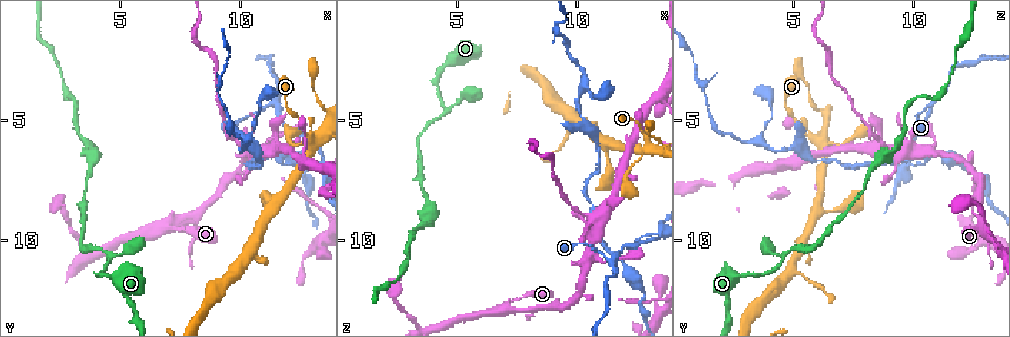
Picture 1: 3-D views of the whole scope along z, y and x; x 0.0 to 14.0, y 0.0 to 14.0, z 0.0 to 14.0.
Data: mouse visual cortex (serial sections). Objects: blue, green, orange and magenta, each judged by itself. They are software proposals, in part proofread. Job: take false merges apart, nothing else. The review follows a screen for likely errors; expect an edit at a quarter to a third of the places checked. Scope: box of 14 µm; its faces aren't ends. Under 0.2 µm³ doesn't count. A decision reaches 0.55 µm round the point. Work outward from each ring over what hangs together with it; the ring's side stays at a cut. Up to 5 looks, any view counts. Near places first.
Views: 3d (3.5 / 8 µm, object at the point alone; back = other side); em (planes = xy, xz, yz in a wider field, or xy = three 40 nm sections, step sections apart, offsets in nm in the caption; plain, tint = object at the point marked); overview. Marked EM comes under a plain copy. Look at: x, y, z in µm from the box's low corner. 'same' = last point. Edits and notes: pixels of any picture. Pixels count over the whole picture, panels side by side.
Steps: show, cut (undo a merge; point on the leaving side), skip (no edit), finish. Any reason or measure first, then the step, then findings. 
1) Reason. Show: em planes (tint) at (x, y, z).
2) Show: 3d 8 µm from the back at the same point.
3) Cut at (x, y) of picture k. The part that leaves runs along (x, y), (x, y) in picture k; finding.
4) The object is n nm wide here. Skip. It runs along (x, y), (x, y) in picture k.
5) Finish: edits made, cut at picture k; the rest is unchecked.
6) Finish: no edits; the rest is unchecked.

Thick turns thin. Show: 3d 3.5 µm at (6.9, 9.4, 12.6).

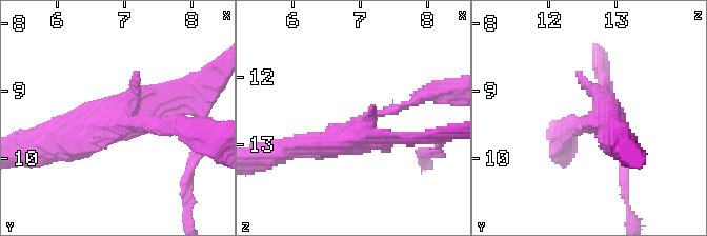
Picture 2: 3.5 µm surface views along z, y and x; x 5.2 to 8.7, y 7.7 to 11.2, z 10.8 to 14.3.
Now the EM. Show: em xy step 1 (tint) at (6.95, 9.40, 12.70).

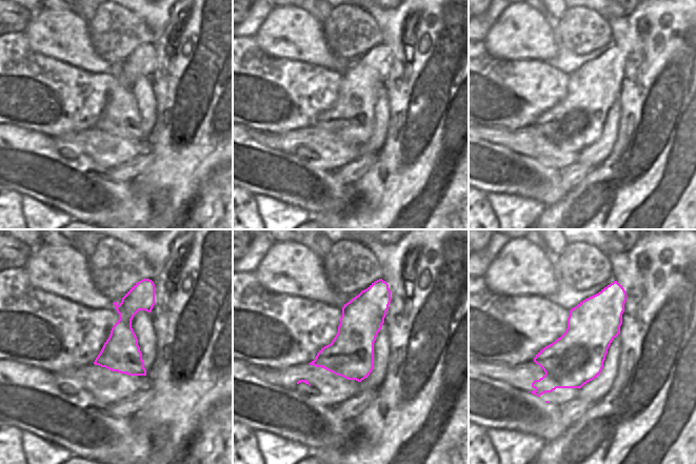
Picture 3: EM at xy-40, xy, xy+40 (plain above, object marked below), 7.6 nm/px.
Skip. It runs along (566, 133), (592, 123), (609, 97) in picture 2; continuous, no second cell.

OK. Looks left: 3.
Three arms meet. Show: 3d 3.5 µm from the back at (10.5, 6.4, 8.9).

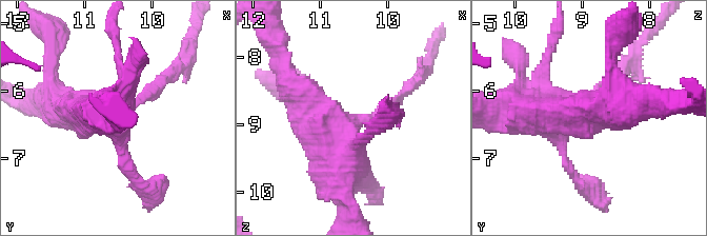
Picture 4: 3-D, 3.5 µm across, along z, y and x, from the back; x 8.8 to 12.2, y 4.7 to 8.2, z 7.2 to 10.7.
Show: em xy step 2 (tint) at the same point.

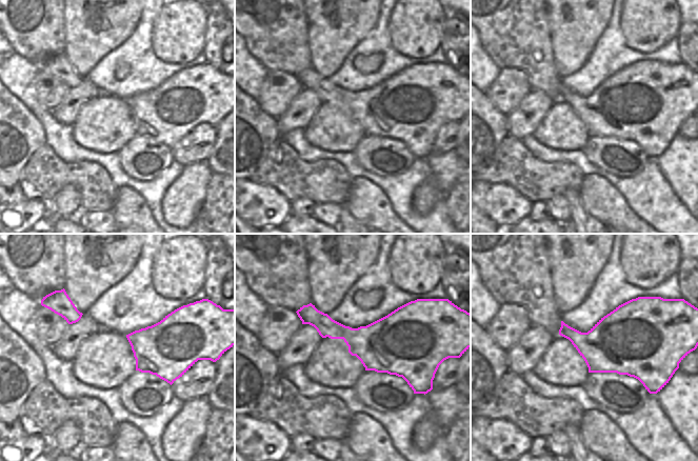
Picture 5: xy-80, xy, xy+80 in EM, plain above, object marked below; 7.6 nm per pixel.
The object is 400 nm wide here. Cut at (403, 93) of picture 4. A border runs along (317, 309), (307, 319), (307, 323) in picture 5; two cells meet here.

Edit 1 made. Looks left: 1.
Finish: edits made, cut at picture 4; the rest is unchecked.

